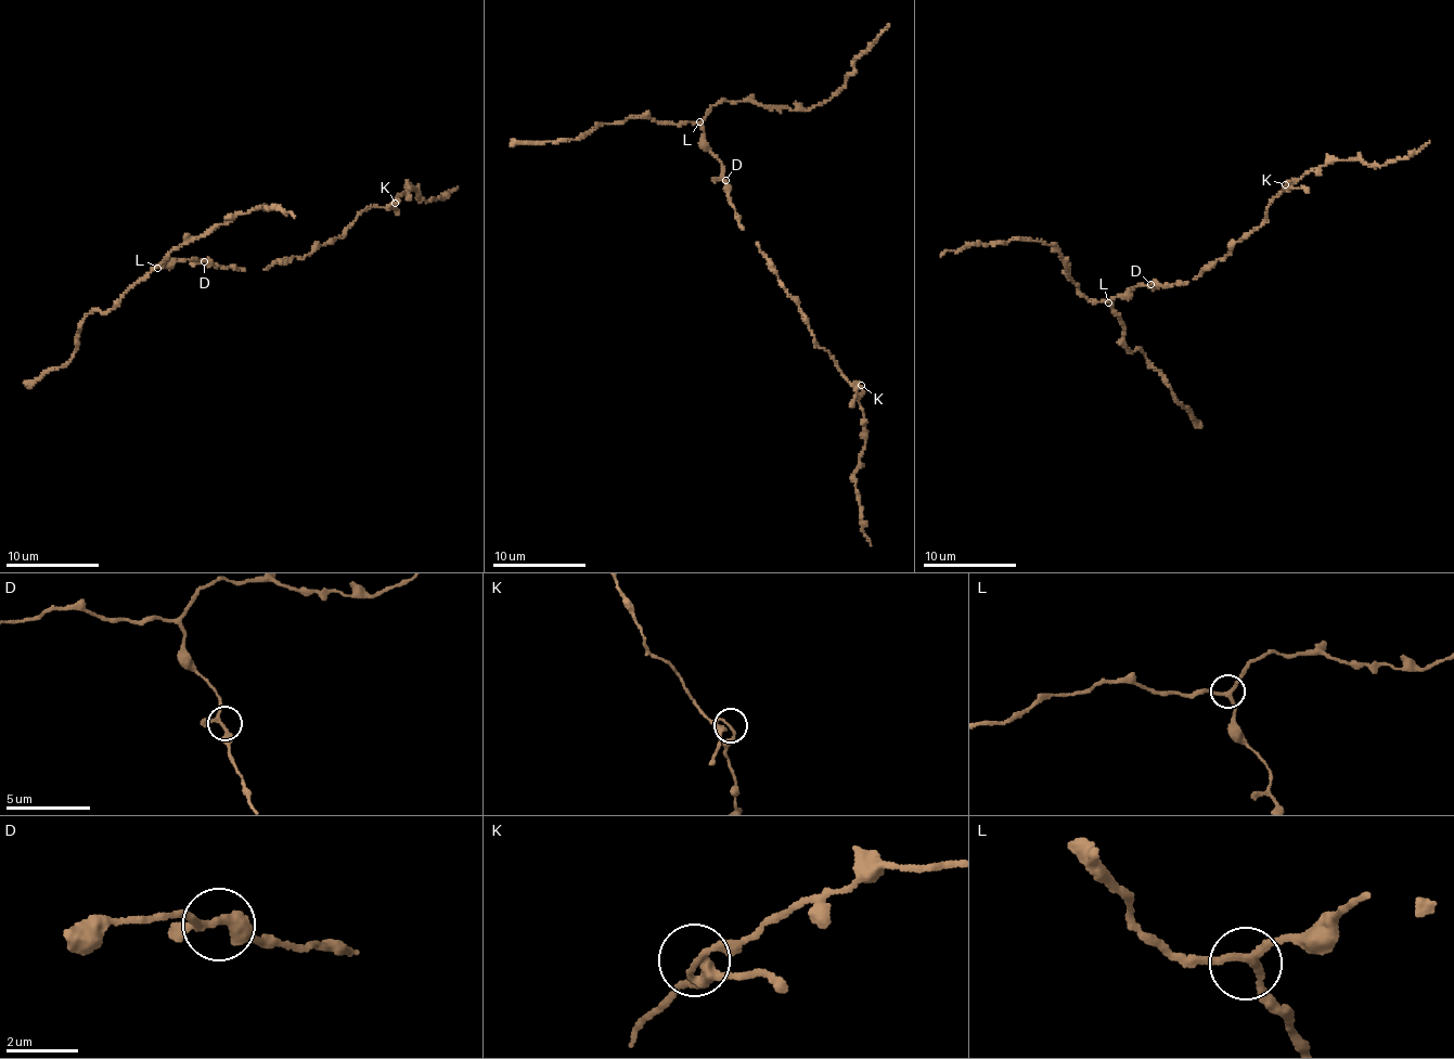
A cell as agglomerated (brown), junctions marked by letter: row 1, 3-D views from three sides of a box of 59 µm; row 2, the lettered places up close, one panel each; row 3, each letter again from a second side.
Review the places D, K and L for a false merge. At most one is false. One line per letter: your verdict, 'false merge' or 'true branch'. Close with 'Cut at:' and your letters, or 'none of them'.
D: true branch
K: true branch
L: true branch
Cut at: none of them

